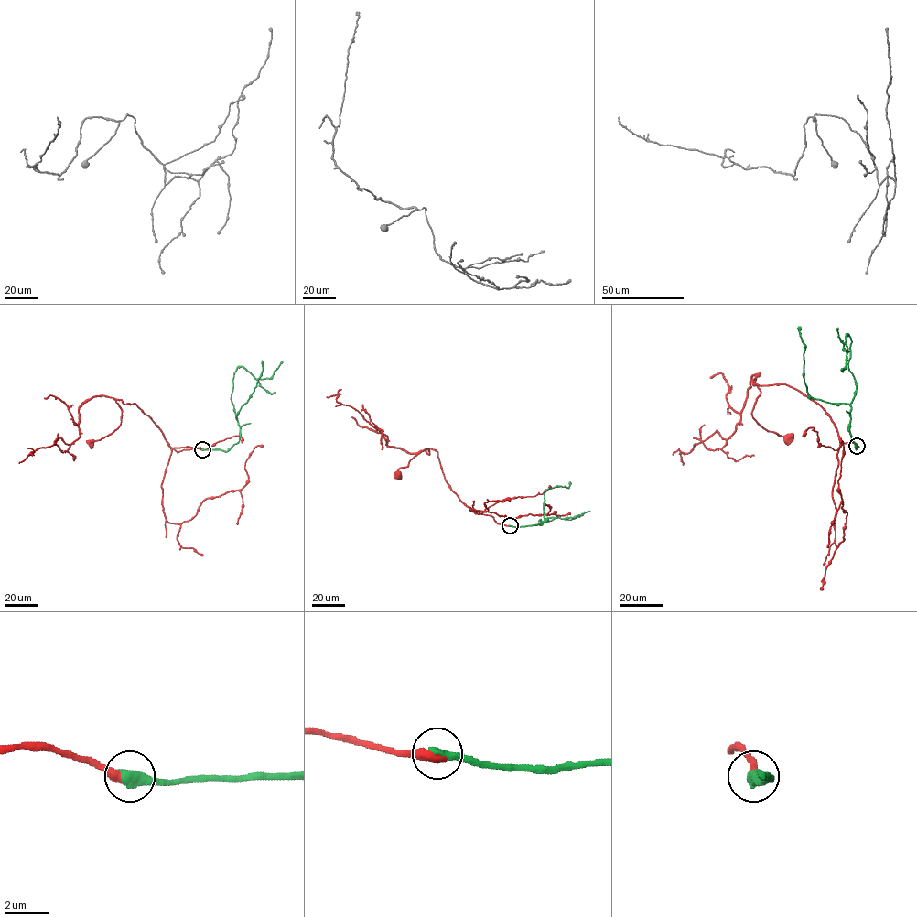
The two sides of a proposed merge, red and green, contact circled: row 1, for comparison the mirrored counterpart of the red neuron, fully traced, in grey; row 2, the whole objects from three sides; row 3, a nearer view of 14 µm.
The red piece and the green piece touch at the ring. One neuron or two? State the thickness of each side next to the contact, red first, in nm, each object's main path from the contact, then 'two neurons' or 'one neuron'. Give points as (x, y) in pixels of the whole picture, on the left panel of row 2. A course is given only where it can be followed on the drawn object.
550/480 nm | red via (202, 449), (171, 447), (149, 416), (134, 404), (120, 400), (115, 400), (122, 410), (118, 427), (91, 442) | green via (202, 449), (227, 451), (239, 441), (231, 399), (236, 369), (270, 378), (282, 361) | one neuron

